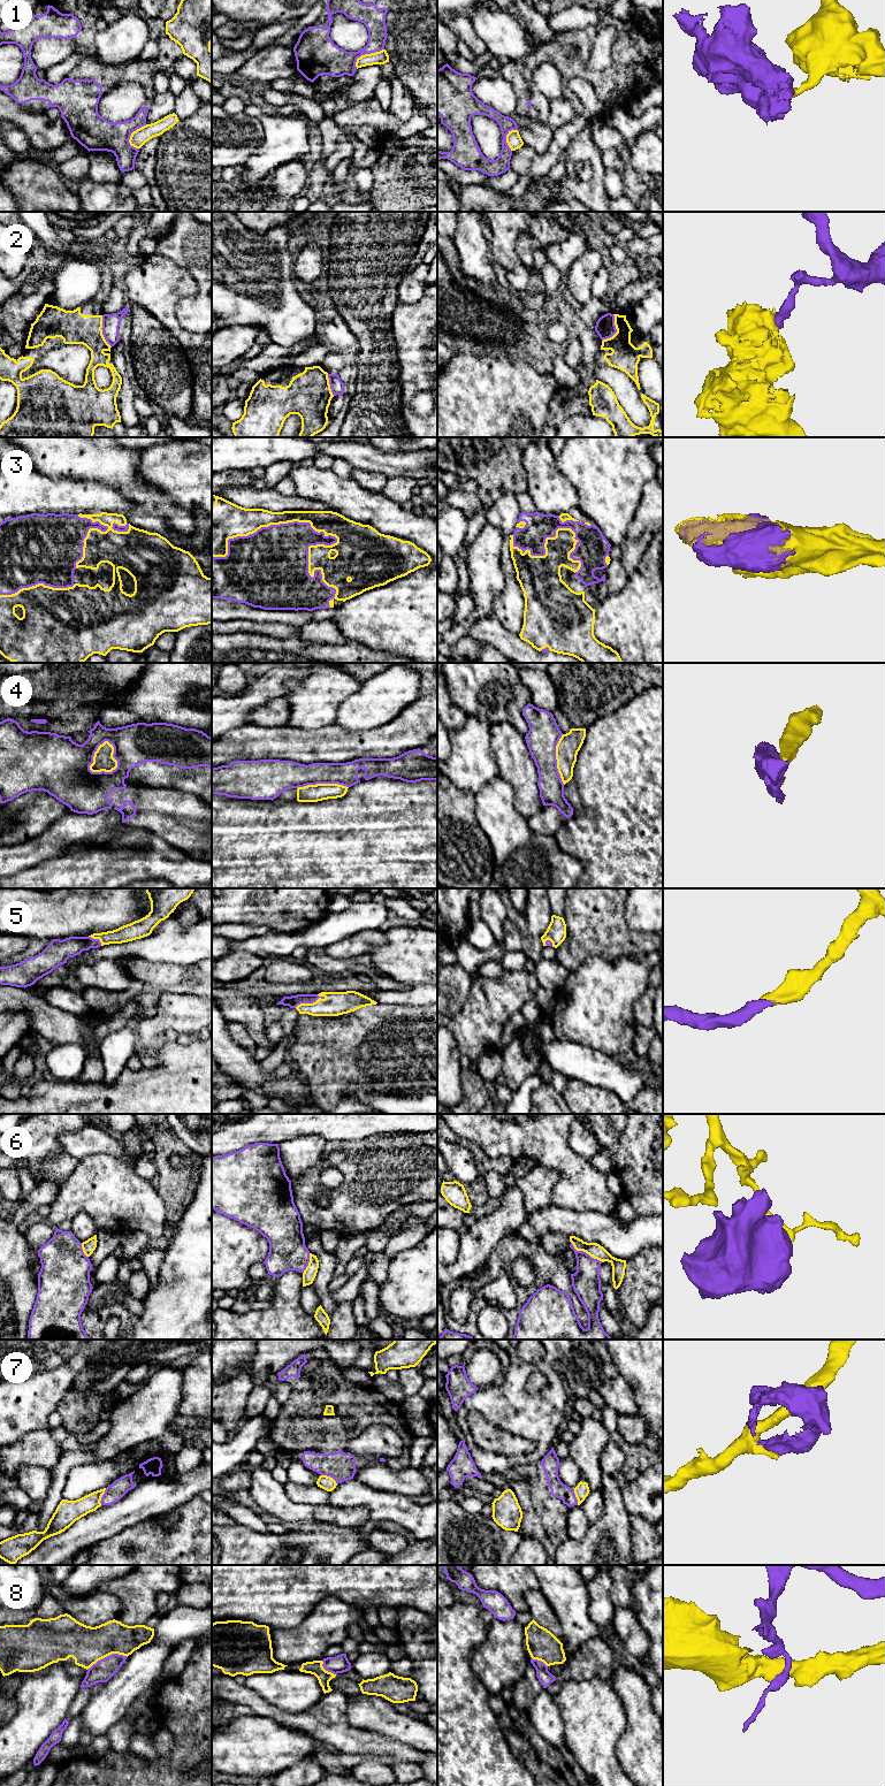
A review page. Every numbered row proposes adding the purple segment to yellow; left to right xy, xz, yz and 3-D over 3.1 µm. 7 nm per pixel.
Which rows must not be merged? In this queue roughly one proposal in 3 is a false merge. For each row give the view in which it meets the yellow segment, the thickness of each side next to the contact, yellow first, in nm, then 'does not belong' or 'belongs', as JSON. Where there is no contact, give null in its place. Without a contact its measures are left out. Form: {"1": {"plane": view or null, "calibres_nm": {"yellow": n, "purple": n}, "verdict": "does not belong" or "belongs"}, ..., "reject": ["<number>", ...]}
{"1": {"plane": "xz", "calibres_nm": {"yellow": 100, "purple": 220}, "verdict": "does not belong"}, "2": {"plane": "yz", "calibres_nm": {"yellow": 190, "purple": 140}, "verdict": "does not belong"}, "3": {"plane": "xz", "calibres_nm": {"yellow": 200, "purple": 340}, "verdict": "belongs"}, "4": {"plane": "xy", "calibres_nm": {"yellow": 140, "purple": 400}, "verdict": "does not belong"}, "5": {"plane": "xz", "calibres_nm": {"yellow": 170, "purple": 90}, "verdict": "belongs"}, "6": {"plane": "yz", "calibres_nm": {"yellow": 100, "purple": 200}, "verdict": "does not belong"}, "7": {"plane": "xz", "calibres_nm": {"yellow": 100, "purple": 200}, "verdict": "does not belong"}, "8": {"plane": "xy", "calibres_nm": {"yellow": 260, "purple": 150}, "verdict": "does not belong"}, "reject": ["1", "2", "4", "6", "7", "8"]}

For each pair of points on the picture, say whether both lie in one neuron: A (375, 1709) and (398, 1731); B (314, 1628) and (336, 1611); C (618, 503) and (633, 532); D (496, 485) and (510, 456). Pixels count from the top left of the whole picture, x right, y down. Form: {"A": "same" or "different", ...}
{"A": "same", "B": "same", "C": "different", "D": "same"}

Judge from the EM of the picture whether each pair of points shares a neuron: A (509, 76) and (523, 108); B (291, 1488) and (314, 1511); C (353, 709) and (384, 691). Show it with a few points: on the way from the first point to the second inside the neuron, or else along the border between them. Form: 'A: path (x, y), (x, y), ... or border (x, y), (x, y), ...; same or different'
A: path (517, 83), (521, 88), (521, 100); same
B: border (284, 1493), (298, 1503), (327, 1504); different
C: path (361, 709), (367, 708), (376, 699); same

